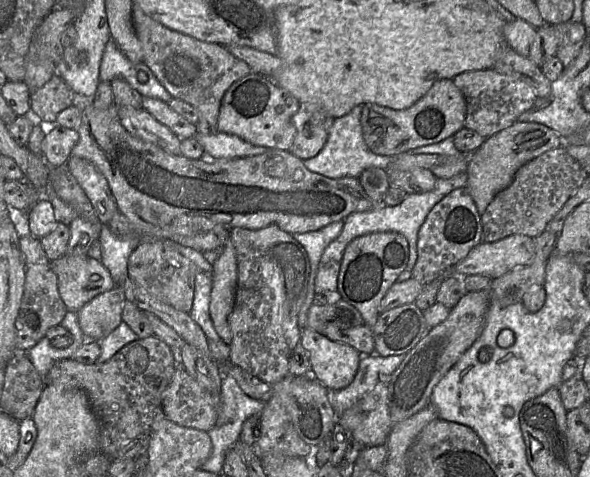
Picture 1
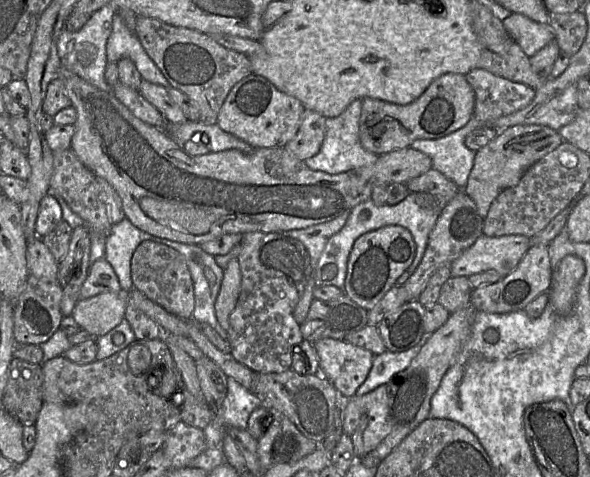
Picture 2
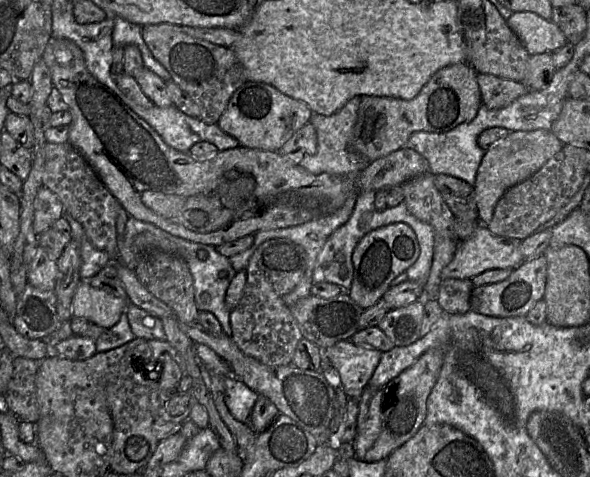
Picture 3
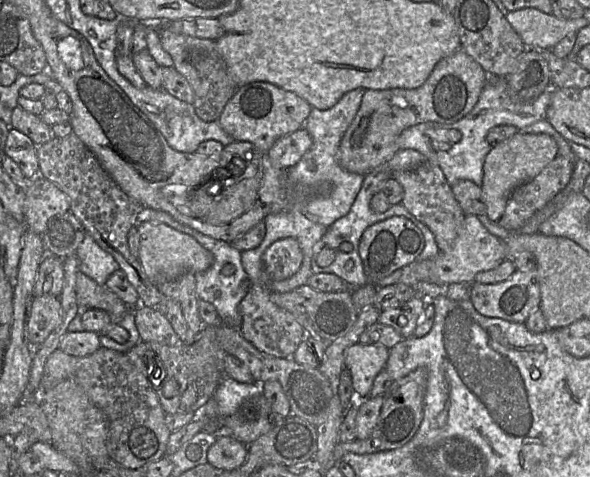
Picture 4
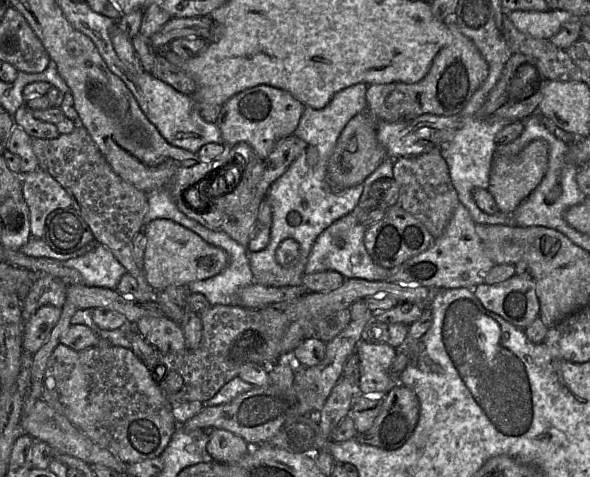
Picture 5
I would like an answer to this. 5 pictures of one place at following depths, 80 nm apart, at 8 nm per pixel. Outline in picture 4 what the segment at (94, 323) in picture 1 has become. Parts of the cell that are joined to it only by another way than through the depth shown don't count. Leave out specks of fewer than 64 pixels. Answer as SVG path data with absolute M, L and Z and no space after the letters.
M80 271L77 274L77 303L81 310L100 309L111 317L111 323L119 325L130 307L105 286L98 285Z

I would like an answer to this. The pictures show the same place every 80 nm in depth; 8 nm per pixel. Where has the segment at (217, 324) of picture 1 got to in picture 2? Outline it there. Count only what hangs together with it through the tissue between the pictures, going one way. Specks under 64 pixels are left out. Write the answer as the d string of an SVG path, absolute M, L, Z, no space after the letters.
M230 260L224 269L220 290L214 304L217 321L226 332L228 332L230 326L229 316L239 297L241 278L238 260Z

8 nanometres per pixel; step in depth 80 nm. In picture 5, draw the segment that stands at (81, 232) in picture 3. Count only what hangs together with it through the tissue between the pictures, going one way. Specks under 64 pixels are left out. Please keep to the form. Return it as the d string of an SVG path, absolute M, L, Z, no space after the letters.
M94 242L97 245L87 254L61 263L78 271L83 284L88 287L117 290L121 277L127 271L109 249Z

